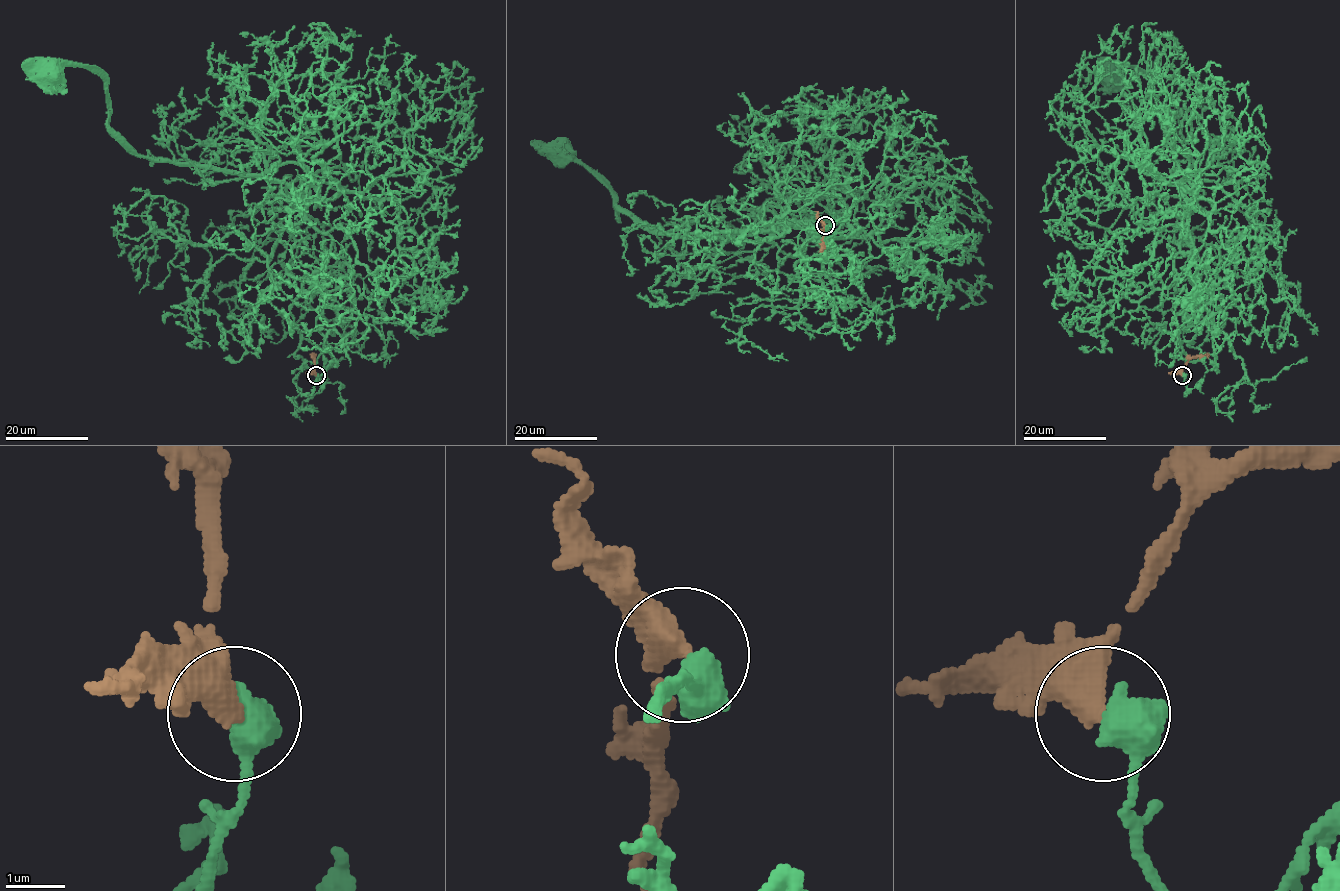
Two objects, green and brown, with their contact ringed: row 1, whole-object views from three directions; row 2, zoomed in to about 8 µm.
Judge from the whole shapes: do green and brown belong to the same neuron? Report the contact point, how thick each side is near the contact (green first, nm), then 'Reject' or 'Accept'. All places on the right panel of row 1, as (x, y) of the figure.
Place: (1182, 375). Thickness 650 nm (green) against 480 nm. Reject

